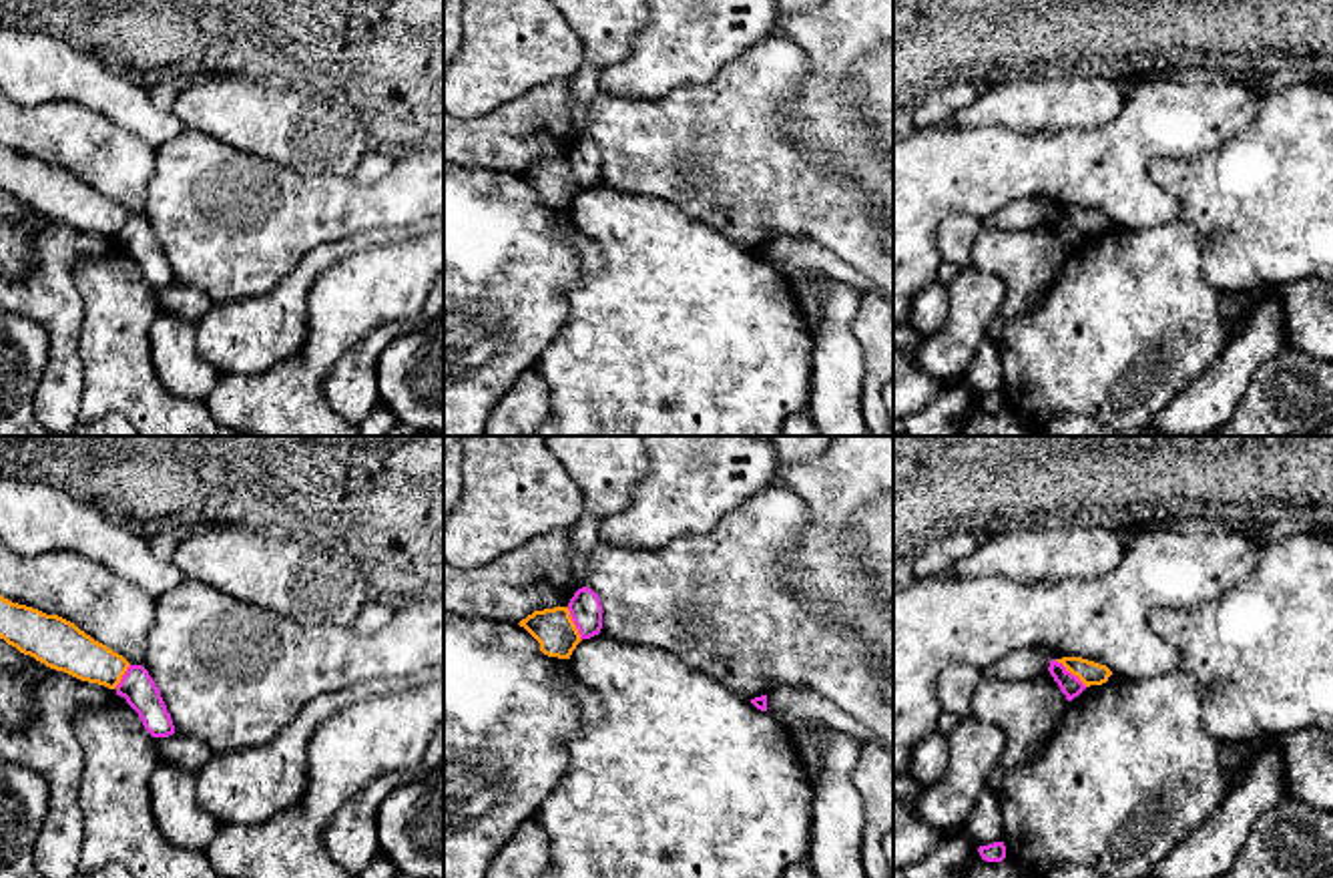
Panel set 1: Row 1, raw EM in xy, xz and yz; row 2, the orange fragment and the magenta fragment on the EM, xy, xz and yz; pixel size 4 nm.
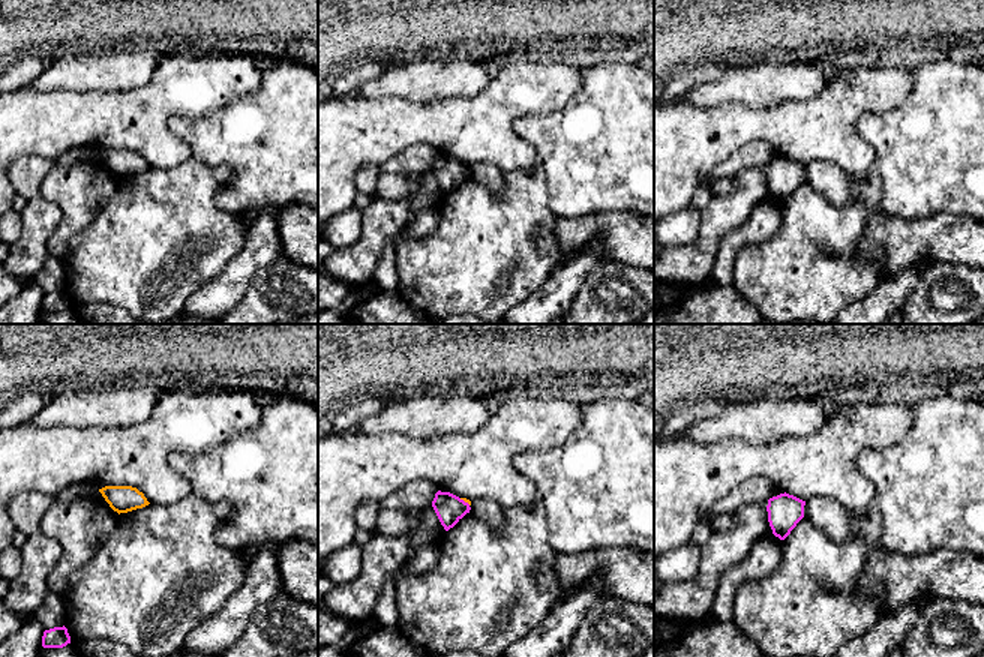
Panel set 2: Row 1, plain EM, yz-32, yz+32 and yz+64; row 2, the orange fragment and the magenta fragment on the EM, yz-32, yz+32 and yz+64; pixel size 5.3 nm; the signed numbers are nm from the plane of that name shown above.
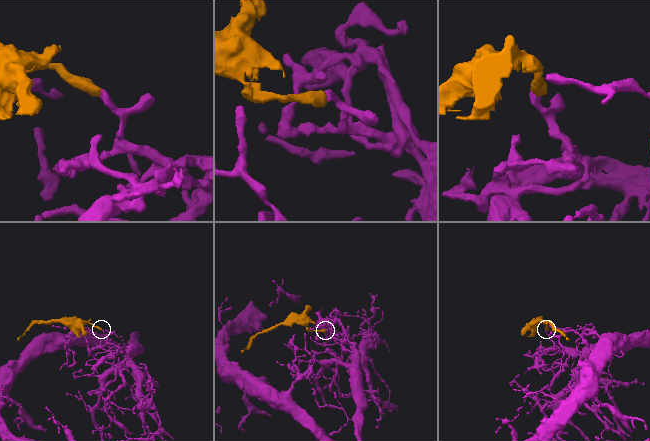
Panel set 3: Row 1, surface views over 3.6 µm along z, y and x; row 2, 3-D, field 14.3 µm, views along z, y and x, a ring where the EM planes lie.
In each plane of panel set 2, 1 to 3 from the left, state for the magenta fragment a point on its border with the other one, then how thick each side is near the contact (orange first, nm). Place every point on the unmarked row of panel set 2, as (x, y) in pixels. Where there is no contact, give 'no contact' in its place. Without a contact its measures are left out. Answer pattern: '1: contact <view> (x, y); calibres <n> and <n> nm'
1: no contact
2: contact yz+32 (465, 165); calibres 20 and 150 nm
3: no contact

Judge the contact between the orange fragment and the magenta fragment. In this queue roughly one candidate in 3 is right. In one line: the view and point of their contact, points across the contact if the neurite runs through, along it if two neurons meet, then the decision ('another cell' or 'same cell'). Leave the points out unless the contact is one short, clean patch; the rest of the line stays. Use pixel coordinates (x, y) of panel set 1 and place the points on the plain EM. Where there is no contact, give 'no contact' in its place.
contact yz (1071, 222); border yz (1054, 209), (1087, 236); another cell

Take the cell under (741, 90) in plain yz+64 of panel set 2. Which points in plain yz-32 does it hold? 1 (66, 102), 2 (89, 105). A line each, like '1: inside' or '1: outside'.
1: outside
2: outside

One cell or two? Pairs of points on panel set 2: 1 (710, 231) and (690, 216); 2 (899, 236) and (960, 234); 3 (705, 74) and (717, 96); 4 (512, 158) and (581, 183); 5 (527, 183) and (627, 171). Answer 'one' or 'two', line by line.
1: two
2: one
3: two
4: two
5: two

